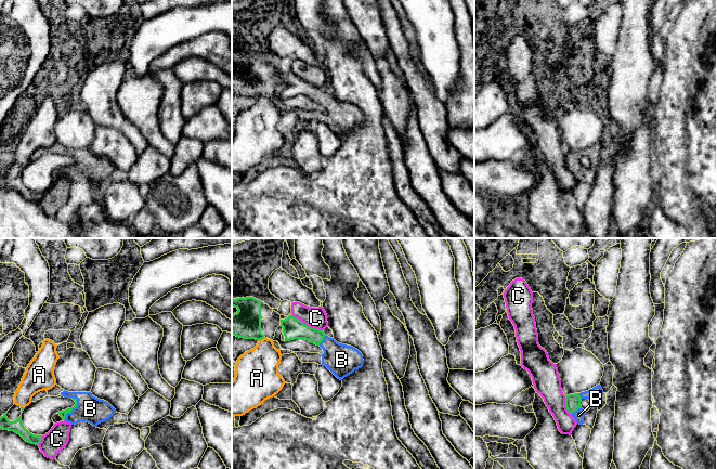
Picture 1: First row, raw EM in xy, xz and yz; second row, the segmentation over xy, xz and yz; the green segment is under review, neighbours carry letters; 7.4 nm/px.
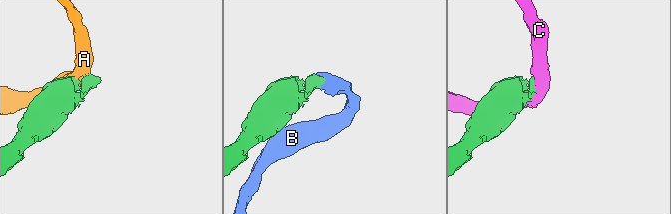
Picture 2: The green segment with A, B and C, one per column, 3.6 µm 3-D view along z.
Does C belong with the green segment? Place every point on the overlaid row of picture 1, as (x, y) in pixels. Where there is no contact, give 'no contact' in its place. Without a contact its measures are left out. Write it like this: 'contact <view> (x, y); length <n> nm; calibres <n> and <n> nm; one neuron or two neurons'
contact xz (305, 324); length 260 nm; calibres 160 and 160 nm; two neurons

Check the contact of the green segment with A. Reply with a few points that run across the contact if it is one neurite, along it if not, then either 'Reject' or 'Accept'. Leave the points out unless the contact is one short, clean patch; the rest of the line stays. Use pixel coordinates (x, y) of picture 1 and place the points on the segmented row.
Line: xz (264, 337), (259, 340). Reject

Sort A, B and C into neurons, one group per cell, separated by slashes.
A / B / C

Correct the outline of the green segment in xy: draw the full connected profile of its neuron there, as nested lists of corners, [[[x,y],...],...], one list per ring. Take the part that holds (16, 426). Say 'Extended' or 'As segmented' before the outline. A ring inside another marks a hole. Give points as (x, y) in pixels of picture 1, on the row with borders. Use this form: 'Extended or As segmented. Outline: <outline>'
As segmented. Outline: [[[6,413],[0,417],[0,428],[3,430],[14,431],[19,434],[26,442],[38,445],[42,435],[35,435],[30,433],[23,425],[22,415],[14,421],[10,421]]]

